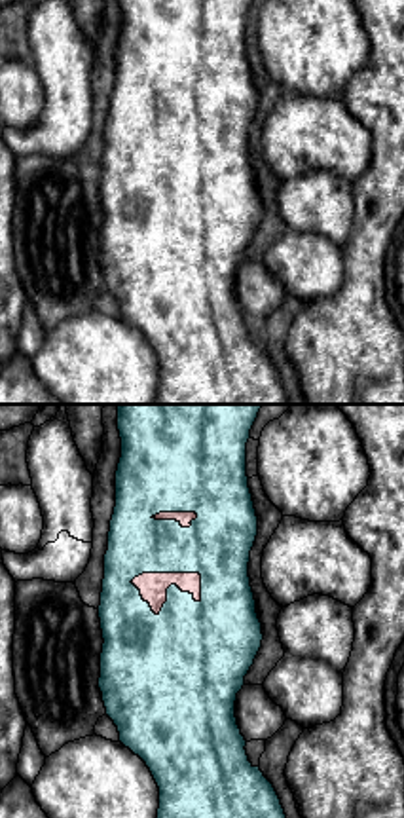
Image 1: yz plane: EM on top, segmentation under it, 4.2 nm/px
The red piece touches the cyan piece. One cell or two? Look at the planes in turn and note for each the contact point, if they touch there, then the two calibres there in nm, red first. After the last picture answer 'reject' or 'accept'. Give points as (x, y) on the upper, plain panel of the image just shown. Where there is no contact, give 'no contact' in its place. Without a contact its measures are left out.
(177, 148) | 120/280 nm

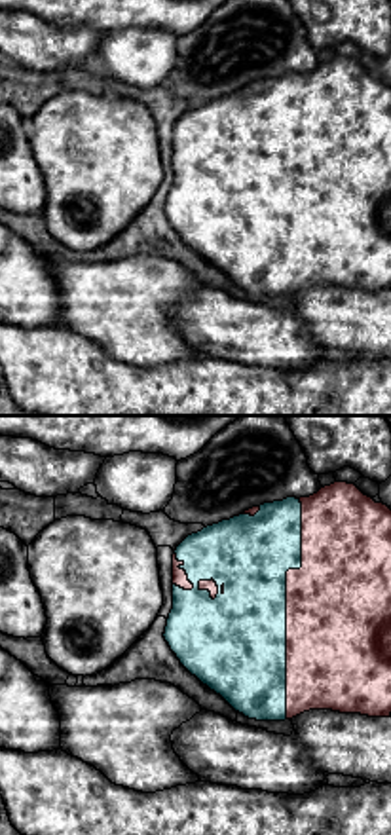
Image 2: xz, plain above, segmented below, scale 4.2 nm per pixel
(287, 181) | 440/400 nm

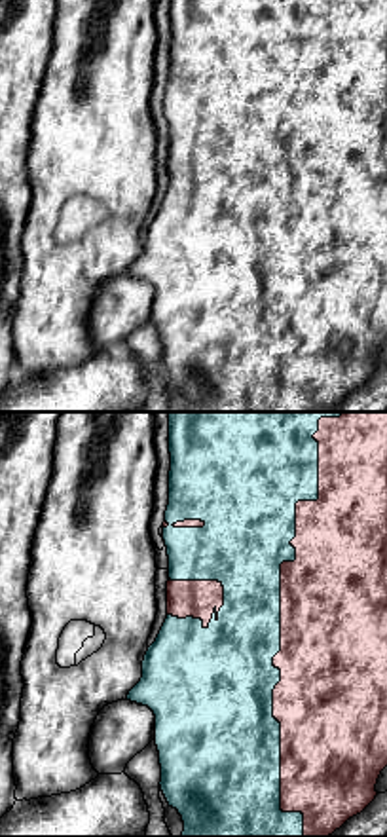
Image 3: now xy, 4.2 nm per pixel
(281, 202) | 460/340 nm

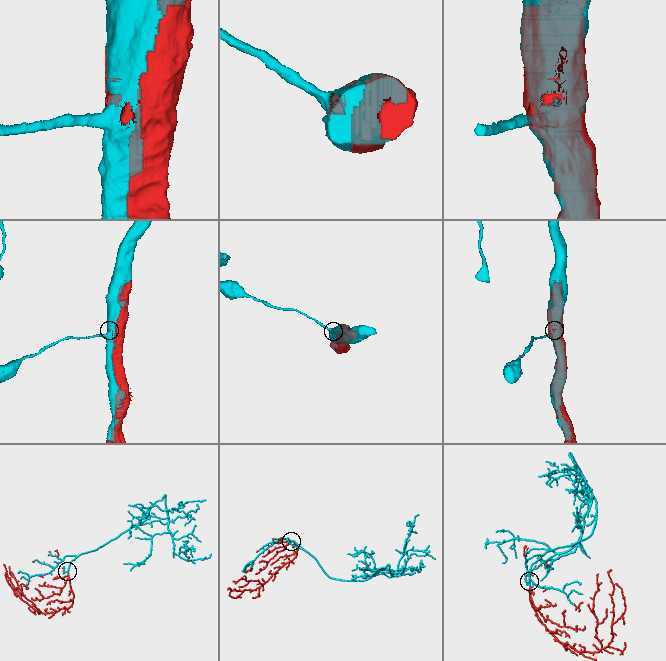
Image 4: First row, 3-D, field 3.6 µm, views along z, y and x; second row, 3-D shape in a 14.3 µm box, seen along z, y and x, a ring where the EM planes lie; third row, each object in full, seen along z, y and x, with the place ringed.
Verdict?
accept

